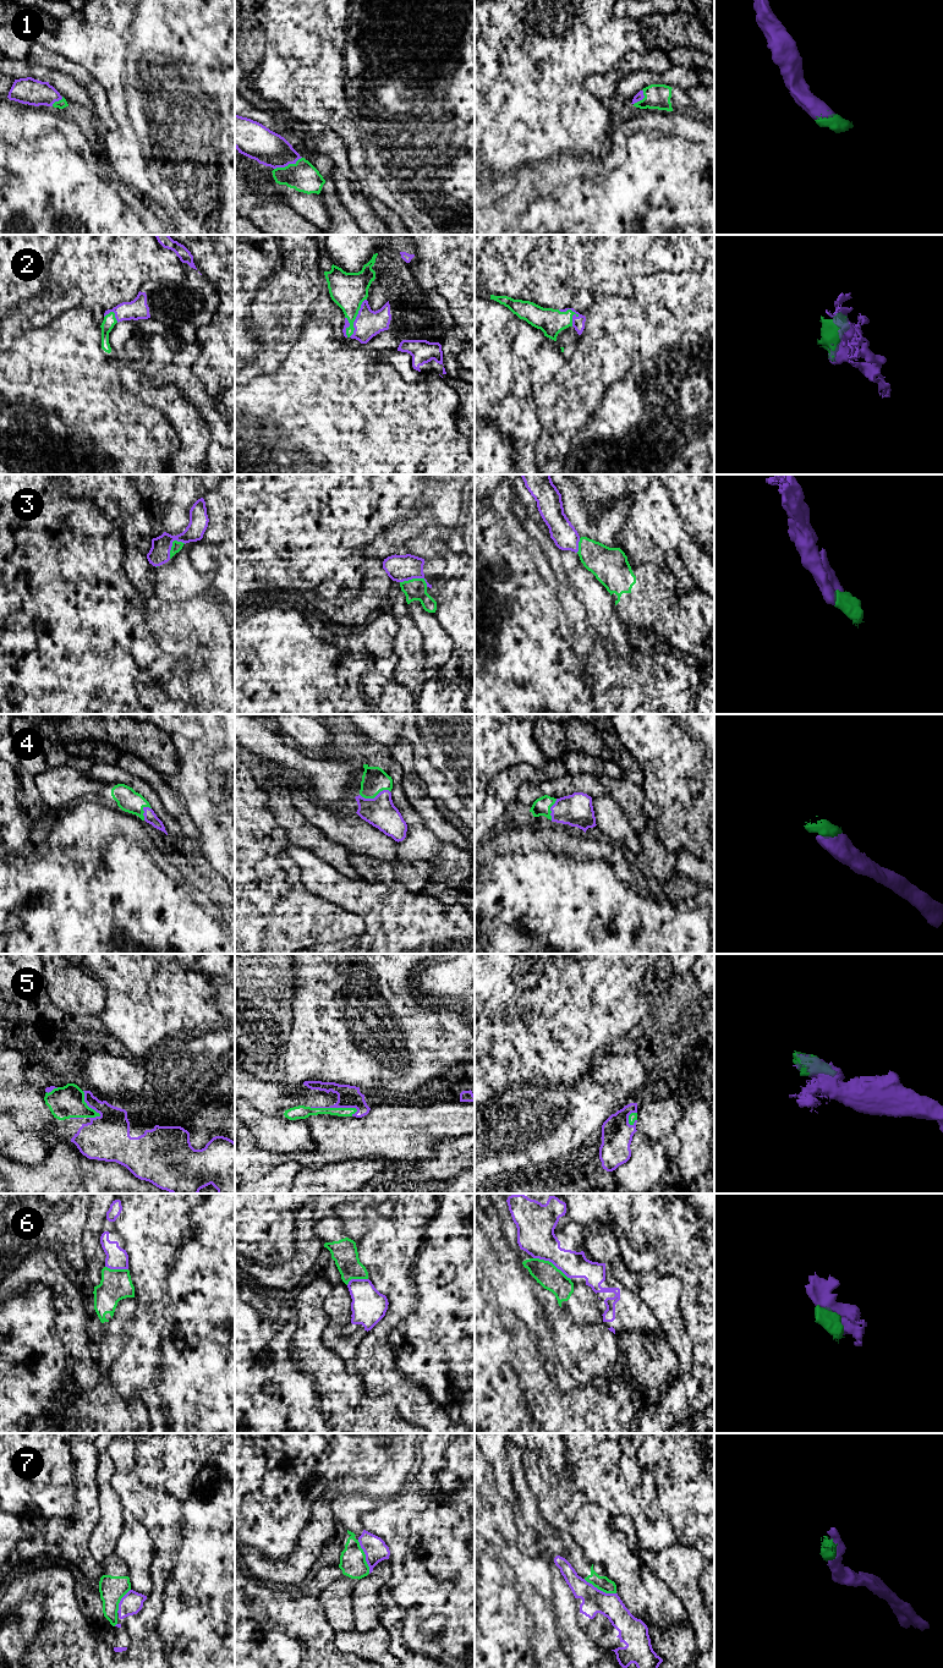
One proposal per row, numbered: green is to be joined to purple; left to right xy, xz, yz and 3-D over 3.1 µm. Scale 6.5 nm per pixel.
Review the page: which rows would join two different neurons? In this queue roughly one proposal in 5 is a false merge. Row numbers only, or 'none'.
6, 7

